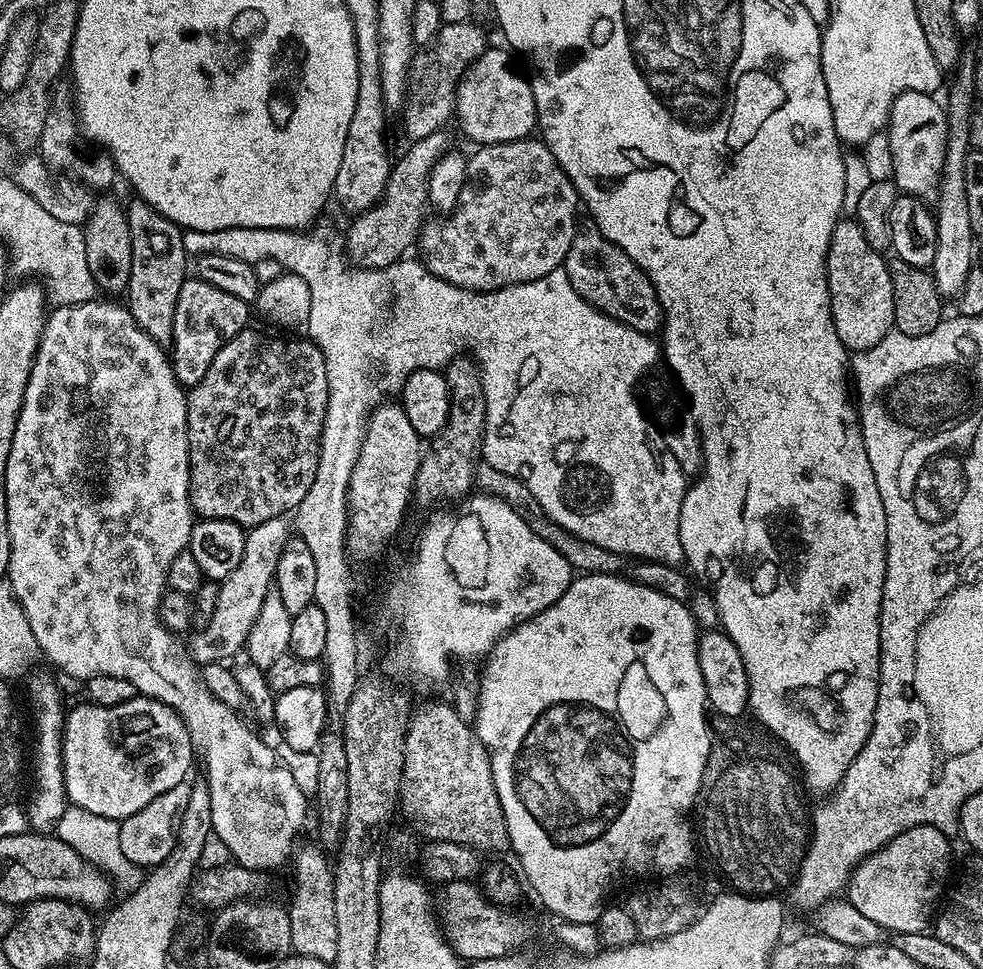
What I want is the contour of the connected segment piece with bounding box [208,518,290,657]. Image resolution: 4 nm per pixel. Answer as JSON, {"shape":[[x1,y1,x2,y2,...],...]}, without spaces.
{"shape":[[284,518,267,520,251,529,244,538,244,557,240,560,240,565,225,580,219,581,216,610,212,614,208,628,216,632,216,640,211,642,210,648,220,656,235,657,235,652,245,647,248,632,256,624,265,600,269,599,276,575,276,563,290,539,286,521]]}

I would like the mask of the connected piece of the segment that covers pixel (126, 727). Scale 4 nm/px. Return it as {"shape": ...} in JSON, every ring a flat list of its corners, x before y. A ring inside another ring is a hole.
{"shape":[[142,695,109,708,85,703,78,705,69,716,67,713,62,720,60,757,64,760,64,792,68,795,69,805,119,822,146,807,157,794,179,789,192,764,184,760,184,751,190,748,188,732,172,705]]}

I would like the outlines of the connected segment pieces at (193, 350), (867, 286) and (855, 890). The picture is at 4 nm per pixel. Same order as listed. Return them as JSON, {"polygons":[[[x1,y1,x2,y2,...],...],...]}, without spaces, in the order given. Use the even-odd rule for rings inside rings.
{"polygons":[[[199,278,185,279,180,287,176,303,177,321,184,320,184,328,188,337,180,344,180,352,171,353,172,373,181,386,191,386,200,381,206,374,214,354,224,345,226,338,231,338,241,331,240,303,237,297,231,296,226,290,218,289,210,282]],[[844,218,837,223,828,247,828,289,832,299,832,321,840,341,852,354,878,346,894,328,891,270,889,261,880,256,883,256,881,249,866,242,855,219]],[[919,824,916,828,898,834,885,848,879,848,871,856,860,861,860,865,852,873,852,879,848,881,848,903,854,905,861,914,866,914,870,922,878,922,878,926,882,926,885,933,925,931,933,923,932,911,944,892,944,883,947,882,948,871,952,868,952,848,948,845,947,839,949,840,949,837,943,828,925,824]]]}

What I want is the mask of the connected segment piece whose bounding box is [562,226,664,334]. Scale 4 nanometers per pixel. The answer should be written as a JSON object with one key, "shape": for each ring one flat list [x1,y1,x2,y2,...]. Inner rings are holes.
{"shape":[[595,226,581,227,573,238,563,269,574,290,582,294,600,312,639,332,656,334,664,323,664,308,658,302,656,288,650,278,614,242,610,242]]}

